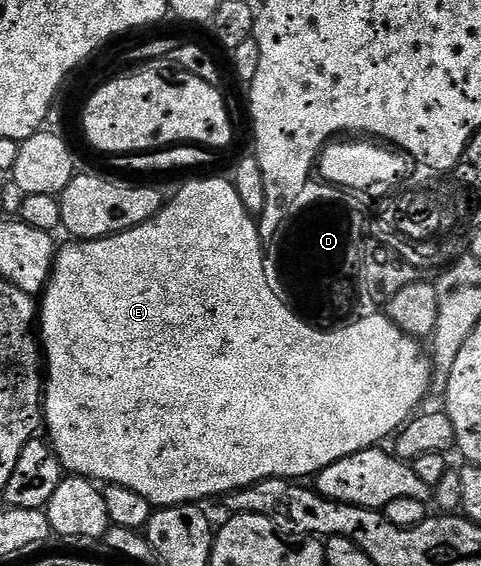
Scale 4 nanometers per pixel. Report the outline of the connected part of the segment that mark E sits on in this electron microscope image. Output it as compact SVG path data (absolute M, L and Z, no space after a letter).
M218 174L218 175L217 175L217 176L215 176L215 177L211 177L211 178L210 178L210 182L208 182L208 184L194 184L194 185L193 185L193 190L188 190L188 191L187 191L187 193L186 193L186 194L185 194L185 198L181 198L181 199L180 199L180 201L179 201L179 202L178 202L178 204L177 204L177 206L176 206L176 207L173 207L173 208L172 208L172 209L170 209L170 210L169 210L169 214L165 214L165 215L163 215L163 216L162 216L162 218L160 218L160 219L159 219L159 218L155 218L155 219L154 219L154 220L150 220L150 221L149 221L149 222L145 222L145 223L144 223L144 224L143 224L143 227L141 227L141 228L139 228L139 229L138 229L138 230L136 230L136 231L133 231L133 232L129 232L129 231L126 231L126 232L124 232L124 233L123 233L123 232L122 232L122 233L121 233L121 234L117 234L117 235L116 235L116 236L106 236L106 237L105 237L105 238L101 238L101 239L100 239L100 240L84 240L84 241L82 241L82 242L67 242L67 243L71 243L71 244L67 244L67 245L65 245L65 246L64 246L64 248L63 248L63 245L62 245L62 247L60 247L60 248L59 248L59 249L58 249L58 252L57 252L57 255L56 255L56 258L55 258L55 269L53 269L53 271L51 271L51 279L50 279L50 280L48 280L48 281L47 281L47 289L45 289L45 290L44 290L44 291L43 291L43 295L42 295L42 297L41 297L41 311L40 311L40 312L39 312L39 313L38 313L38 316L37 316L37 324L38 324L38 327L39 327L39 328L40 328L40 329L41 329L41 348L42 348L42 351L43 351L43 352L44 352L44 353L45 353L45 432L46 432L46 428L47 428L47 432L48 432L48 434L47 434L47 433L46 433L46 435L47 435L47 436L48 436L48 437L49 437L49 443L50 443L50 445L51 445L51 447L52 447L52 448L54 448L54 450L55 450L55 454L56 454L56 456L58 456L58 458L59 458L59 461L60 461L60 462L61 462L61 463L63 463L63 466L64 466L64 469L66 469L66 471L67 471L67 472L68 472L68 473L70 473L70 475L73 475L73 476L86 476L86 477L87 477L87 479L89 479L89 480L94 480L94 481L96 481L96 482L102 482L102 483L103 483L103 484L104 484L104 485L109 485L109 484L116 484L116 485L117 485L117 486L125 486L125 487L126 487L126 488L128 488L128 489L129 489L129 490L137 490L137 494L141 494L141 498L145 498L145 499L146 499L146 500L147 500L147 501L148 501L148 502L150 502L150 504L152 504L152 506L158 506L158 507L161 507L161 508L168 508L168 507L169 507L169 506L173 506L173 505L174 505L174 504L199 504L199 503L200 503L200 502L204 502L204 501L203 501L203 500L211 500L211 499L213 499L213 498L214 498L214 496L219 496L219 498L225 498L225 497L227 497L227 495L229 495L229 493L231 493L231 492L236 492L236 491L237 491L237 490L241 490L241 489L242 489L242 488L247 488L247 487L248 487L248 486L250 486L250 484L256 484L256 483L257 483L257 482L261 482L261 481L262 481L262 480L268 480L268 479L269 479L269 478L281 478L281 479L282 479L282 480L286 480L286 481L288 481L288 482L291 482L291 481L294 481L294 480L295 480L295 479L296 479L296 478L303 478L303 477L299 477L299 476L308 476L308 478L311 478L311 477L314 477L314 476L315 476L315 475L316 475L316 474L317 474L317 473L319 473L319 471L320 471L320 470L322 470L322 469L323 469L323 468L327 468L327 467L329 467L329 465L331 465L331 464L332 464L332 463L333 463L333 462L337 462L337 461L338 461L338 460L340 460L340 459L341 459L341 458L345 458L345 457L346 457L346 456L348 456L348 455L349 455L349 454L357 454L357 453L358 453L358 452L360 452L360 451L361 451L361 450L365 450L365 449L366 449L366 448L373 448L373 447L376 447L376 446L379 446L379 445L382 445L382 444L383 444L383 443L384 443L384 441L383 441L383 439L385 439L385 438L386 438L386 436L388 436L388 438L391 438L391 437L394 437L394 436L395 436L395 435L396 435L396 433L398 433L398 431L399 431L399 429L400 429L400 428L402 428L402 427L403 427L403 425L404 425L404 424L406 424L406 423L407 423L407 421L408 421L408 420L410 420L410 419L411 419L411 417L412 417L412 416L414 416L414 415L416 415L416 412L417 412L417 409L418 409L418 408L419 408L419 407L420 407L420 405L419 405L419 406L418 406L418 404L419 404L419 403L421 403L421 402L422 402L422 400L423 400L423 399L425 399L425 398L426 398L426 396L427 396L427 394L428 394L428 395L429 395L429 393L430 393L430 392L431 392L431 391L432 391L432 361L431 361L431 360L430 360L430 359L429 359L429 356L428 356L428 353L427 353L427 352L426 352L426 351L425 351L425 353L423 353L423 348L422 348L422 346L421 346L421 345L419 345L419 344L418 344L418 342L417 342L417 341L415 341L415 340L414 340L414 338L413 338L413 337L411 337L411 336L410 336L410 334L409 334L409 333L407 333L407 332L402 332L402 330L401 330L401 329L399 329L399 328L398 328L398 326L397 326L397 325L395 325L395 324L394 324L394 322L393 322L393 321L391 321L391 320L390 320L390 318L389 318L389 317L387 317L387 316L385 316L385 314L378 314L378 315L376 315L376 316L373 316L373 317L369 317L369 318L361 318L361 320L360 320L360 321L359 321L359 322L356 322L356 323L354 323L354 324L353 324L353 325L351 325L351 326L345 326L345 328L344 328L344 329L333 329L333 330L331 330L331 331L323 331L323 329L322 329L322 328L318 328L318 327L316 327L316 325L315 325L315 324L314 324L314 323L311 323L311 322L308 322L308 324L306 324L306 322L305 322L305 321L303 321L303 320L302 320L302 318L301 318L301 317L299 317L299 316L302 316L302 315L300 315L300 313L299 313L299 312L298 312L298 311L296 311L296 309L295 309L295 308L294 308L294 307L292 307L292 305L291 305L291 304L290 304L290 303L288 303L288 301L287 301L287 300L286 300L286 302L285 302L285 301L283 301L283 300L282 300L282 298L281 298L281 297L279 297L279 296L278 296L278 294L277 294L277 293L275 293L275 292L274 292L274 290L273 290L273 289L271 289L271 284L270 284L270 282L269 282L269 281L267 281L267 268L266 268L266 266L265 266L265 265L263 265L263 258L264 258L264 259L265 259L265 249L264 249L264 246L263 246L263 244L262 244L262 243L261 243L261 241L260 241L260 238L259 238L259 225L258 225L258 223L256 223L256 221L255 221L255 220L254 220L254 219L253 219L253 216L252 216L252 213L249 213L249 212L247 212L247 211L246 211L246 210L245 210L245 206L244 206L244 205L243 205L243 203L242 203L242 202L241 202L241 198L240 198L240 197L239 197L239 195L238 195L238 194L237 194L237 190L236 190L236 189L235 189L235 186L234 186L234 183L232 183L232 181L231 181L231 180L230 180L230 179L227 179L227 180L223 180L223 178L224 178L224 177L223 177L223 176L222 176L222 175L219 175L219 174Z

